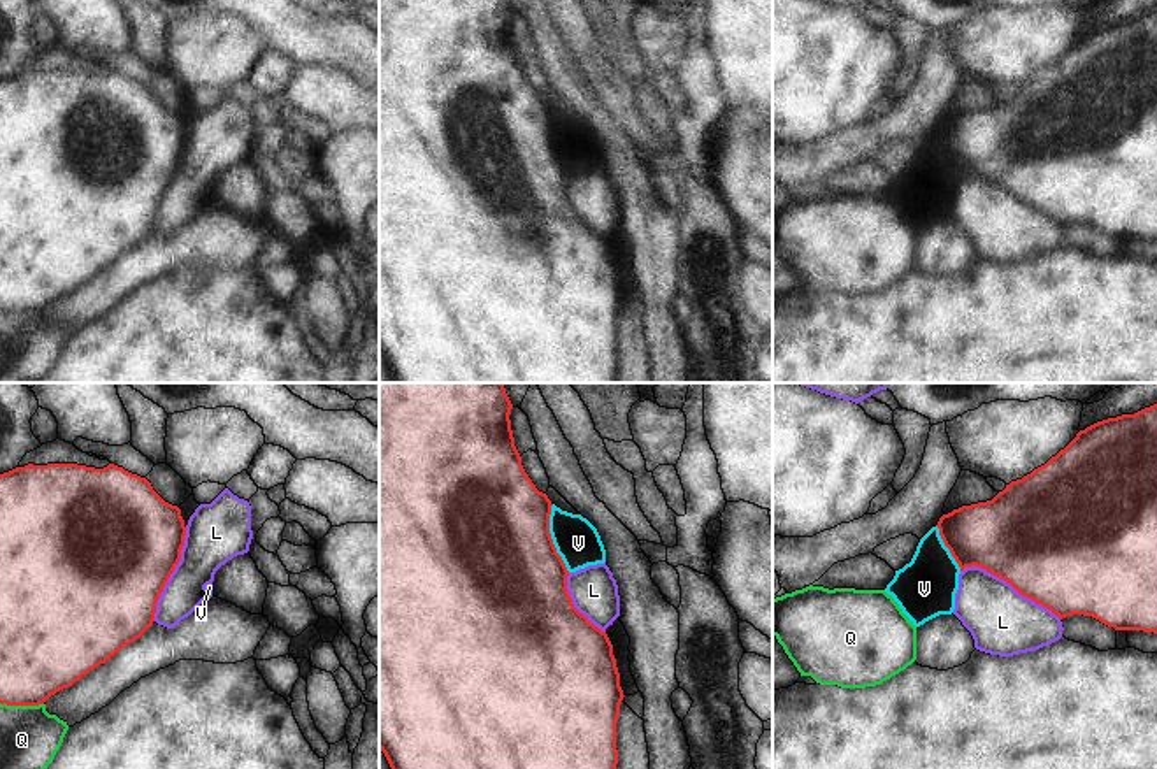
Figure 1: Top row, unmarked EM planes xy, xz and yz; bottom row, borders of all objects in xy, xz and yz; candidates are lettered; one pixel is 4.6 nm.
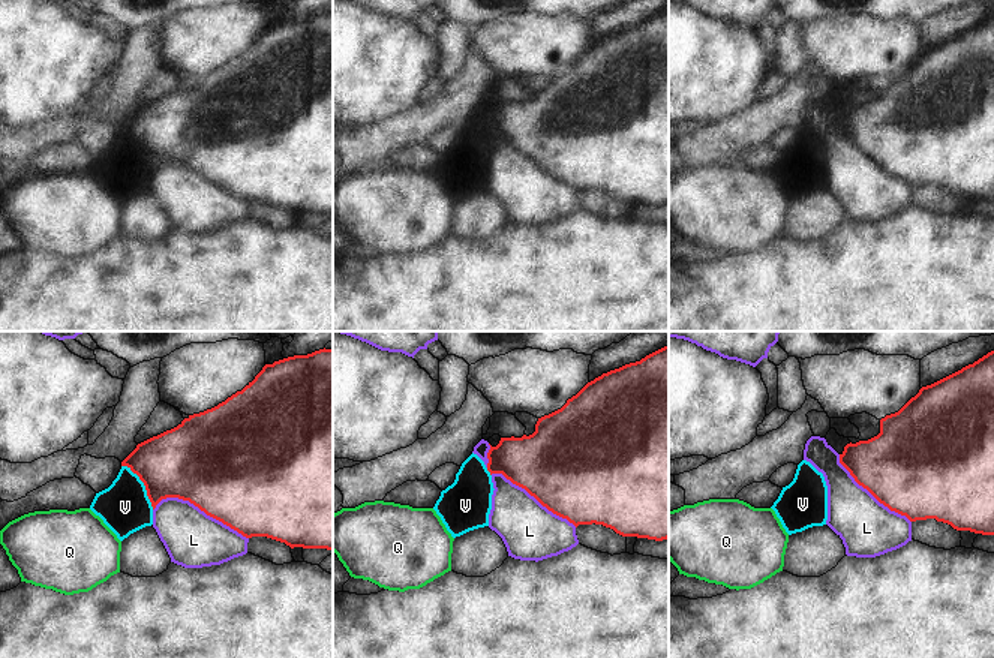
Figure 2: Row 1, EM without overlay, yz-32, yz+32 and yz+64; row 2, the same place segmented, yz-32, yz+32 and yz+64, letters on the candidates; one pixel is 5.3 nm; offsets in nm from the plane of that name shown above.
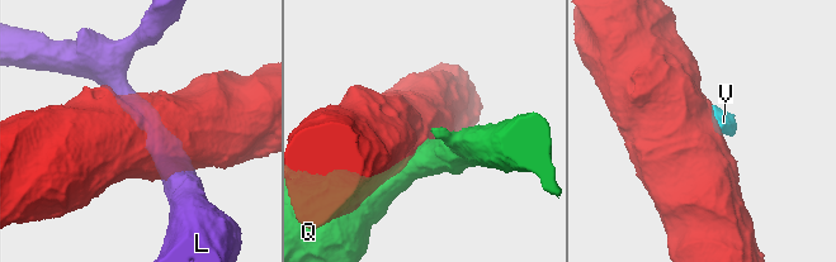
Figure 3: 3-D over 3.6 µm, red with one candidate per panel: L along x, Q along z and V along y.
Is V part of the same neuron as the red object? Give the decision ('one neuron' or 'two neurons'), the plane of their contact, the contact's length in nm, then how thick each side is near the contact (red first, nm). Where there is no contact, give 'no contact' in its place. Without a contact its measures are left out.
two neurons; contact in xz; length 320 nm; calibres 500 and 200 nm

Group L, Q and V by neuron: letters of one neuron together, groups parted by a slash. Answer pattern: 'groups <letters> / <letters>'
groups L / Q / V

